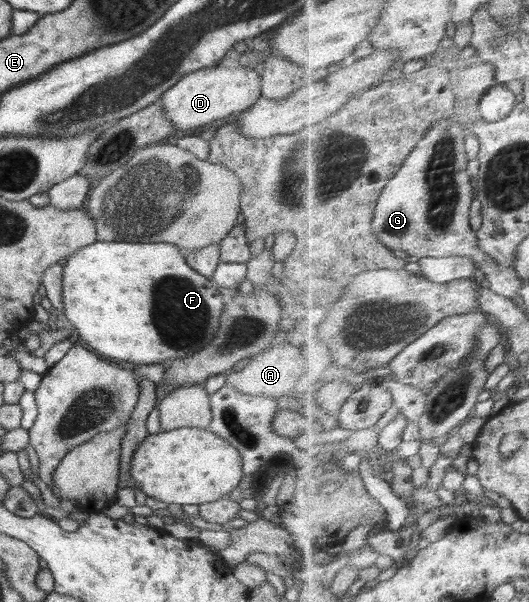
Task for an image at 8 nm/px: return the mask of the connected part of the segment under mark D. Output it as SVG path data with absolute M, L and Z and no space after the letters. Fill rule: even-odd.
M218 65L202 68L184 75L177 84L159 98L165 117L175 129L184 132L190 128L214 127L236 113L247 111L261 96L261 75L253 66L230 69Z

